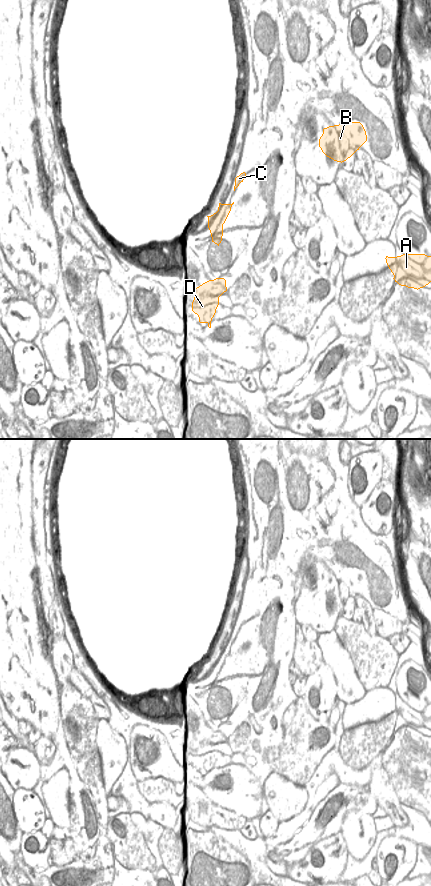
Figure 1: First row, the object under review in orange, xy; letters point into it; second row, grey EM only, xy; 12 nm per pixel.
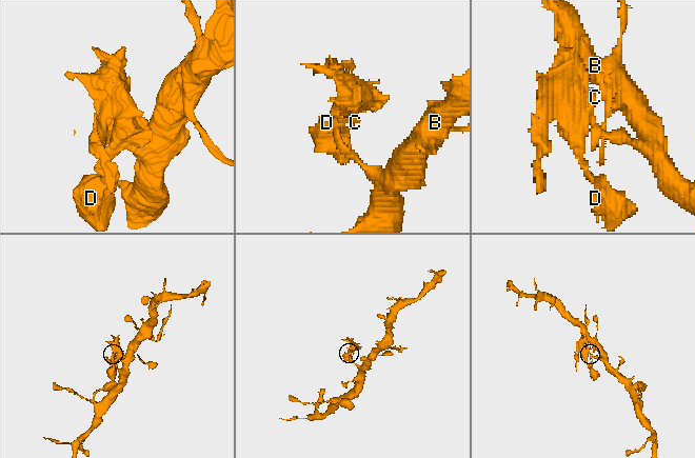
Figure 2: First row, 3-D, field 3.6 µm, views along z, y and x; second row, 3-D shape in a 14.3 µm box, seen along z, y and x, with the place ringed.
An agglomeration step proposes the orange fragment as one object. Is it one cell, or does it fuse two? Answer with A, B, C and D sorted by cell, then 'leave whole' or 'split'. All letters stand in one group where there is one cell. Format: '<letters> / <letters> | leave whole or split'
A B / C D | split

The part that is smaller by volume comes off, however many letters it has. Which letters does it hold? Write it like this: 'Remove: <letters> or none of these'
Remove: C, D

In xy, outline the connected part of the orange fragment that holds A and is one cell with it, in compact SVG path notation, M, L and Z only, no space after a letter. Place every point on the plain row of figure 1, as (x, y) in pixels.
M403 702L385 707L399 733L418 738L431 730L431 704Z

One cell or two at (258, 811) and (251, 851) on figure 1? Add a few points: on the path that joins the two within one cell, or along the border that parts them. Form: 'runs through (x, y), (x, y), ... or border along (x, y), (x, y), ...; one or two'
border along (237, 808), (256, 822); two

